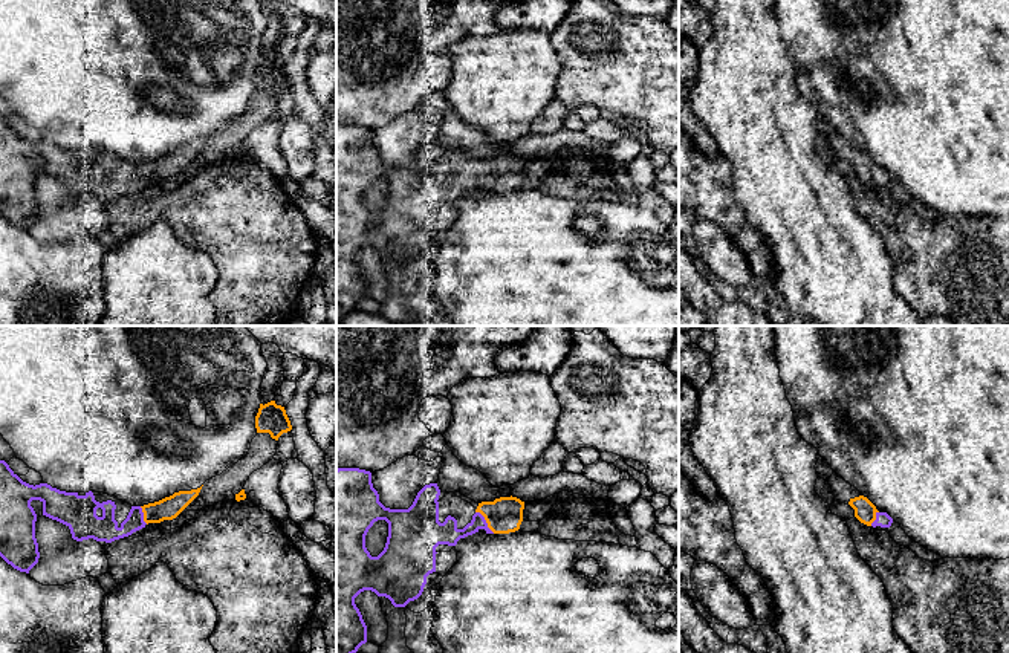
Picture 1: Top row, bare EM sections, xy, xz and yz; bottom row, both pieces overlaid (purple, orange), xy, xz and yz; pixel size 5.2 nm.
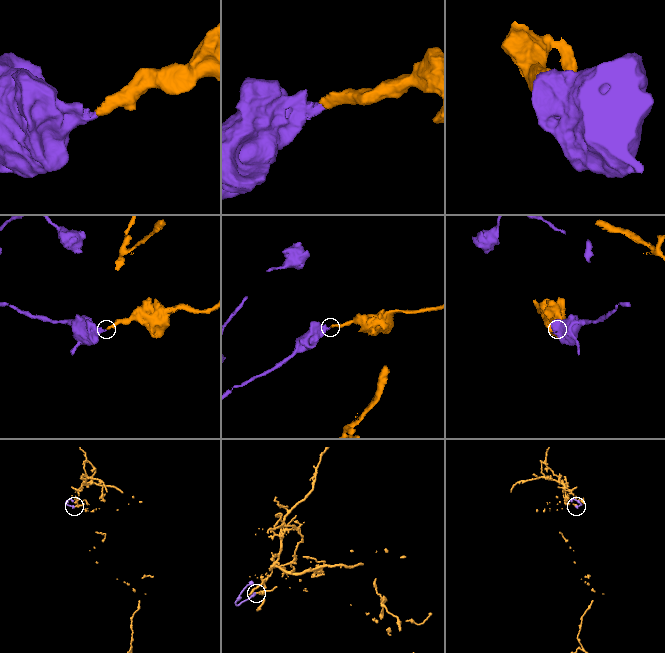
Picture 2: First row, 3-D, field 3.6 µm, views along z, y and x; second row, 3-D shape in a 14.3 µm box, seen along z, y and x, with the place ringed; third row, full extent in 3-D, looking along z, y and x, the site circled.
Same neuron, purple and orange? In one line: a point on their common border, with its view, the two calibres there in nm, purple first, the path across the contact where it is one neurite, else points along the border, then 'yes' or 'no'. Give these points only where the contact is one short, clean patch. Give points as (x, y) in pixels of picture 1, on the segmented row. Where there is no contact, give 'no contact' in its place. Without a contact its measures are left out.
meets purple in xz at (485, 522); 120 nm thick on the purple side, 190 nm on the other; runs through xz (447, 532), (465, 532), (485, 522), (505, 514); yes

